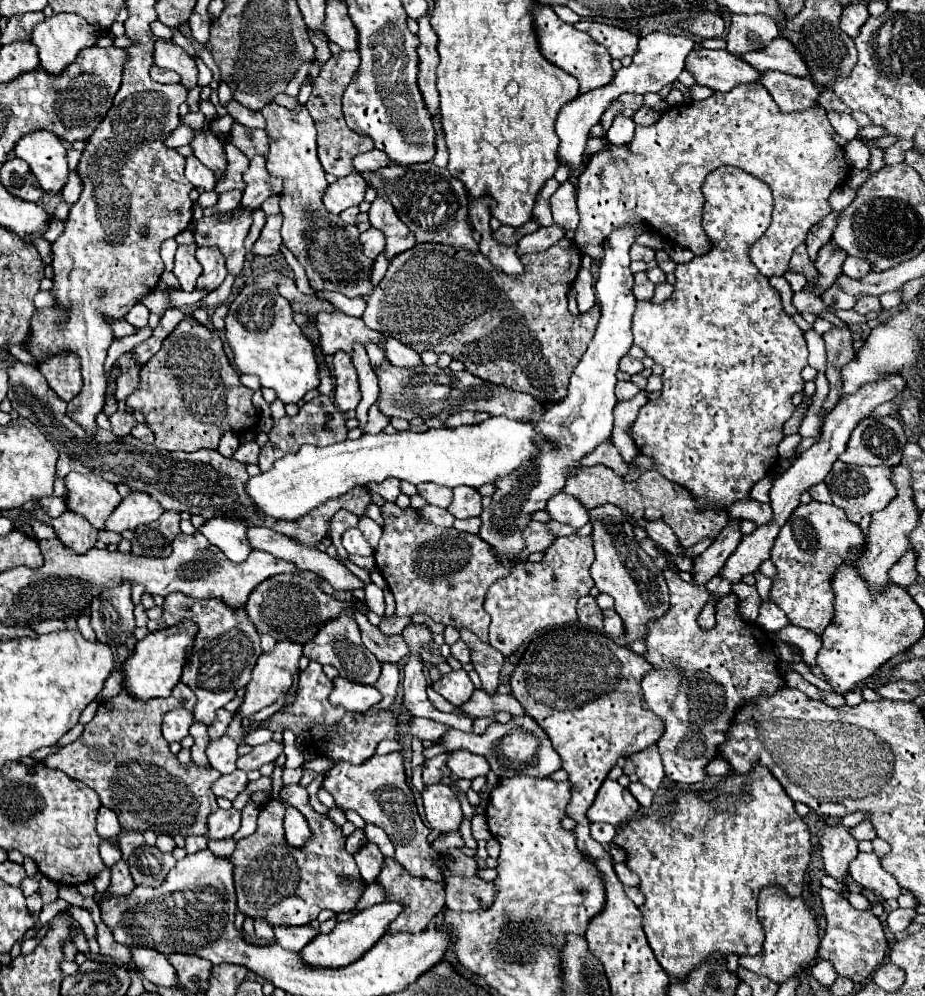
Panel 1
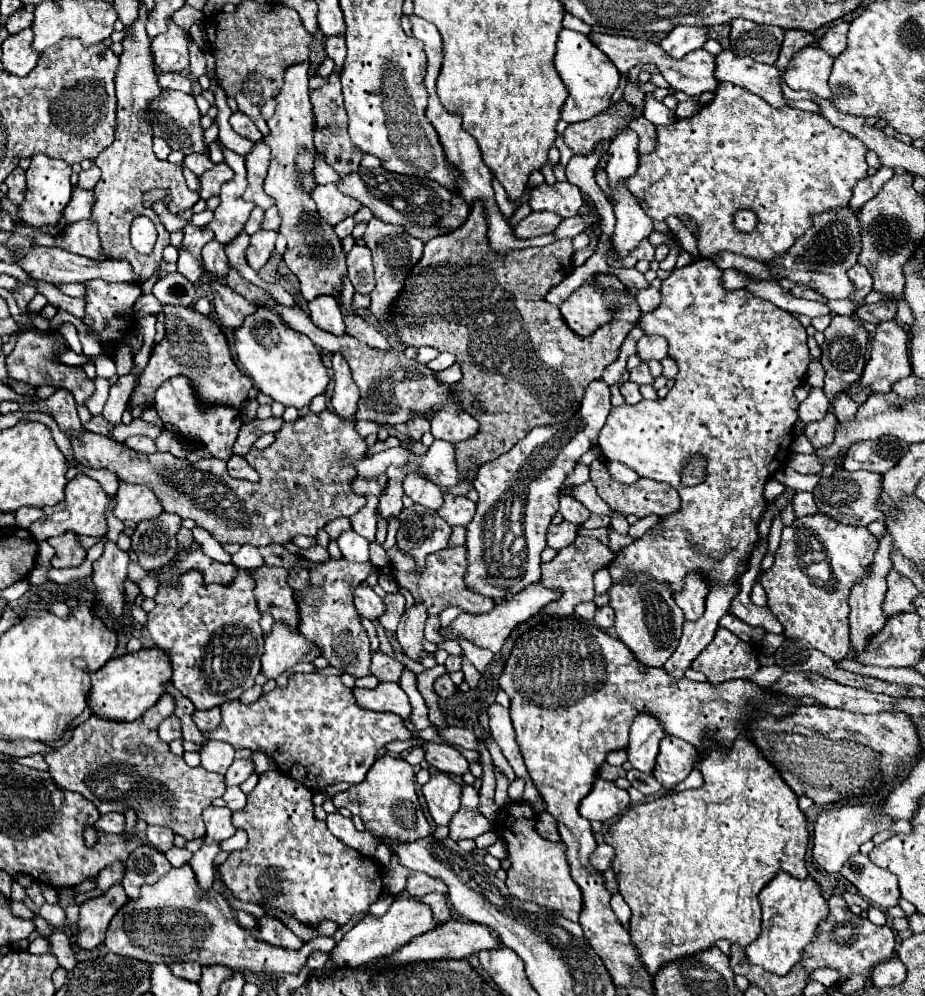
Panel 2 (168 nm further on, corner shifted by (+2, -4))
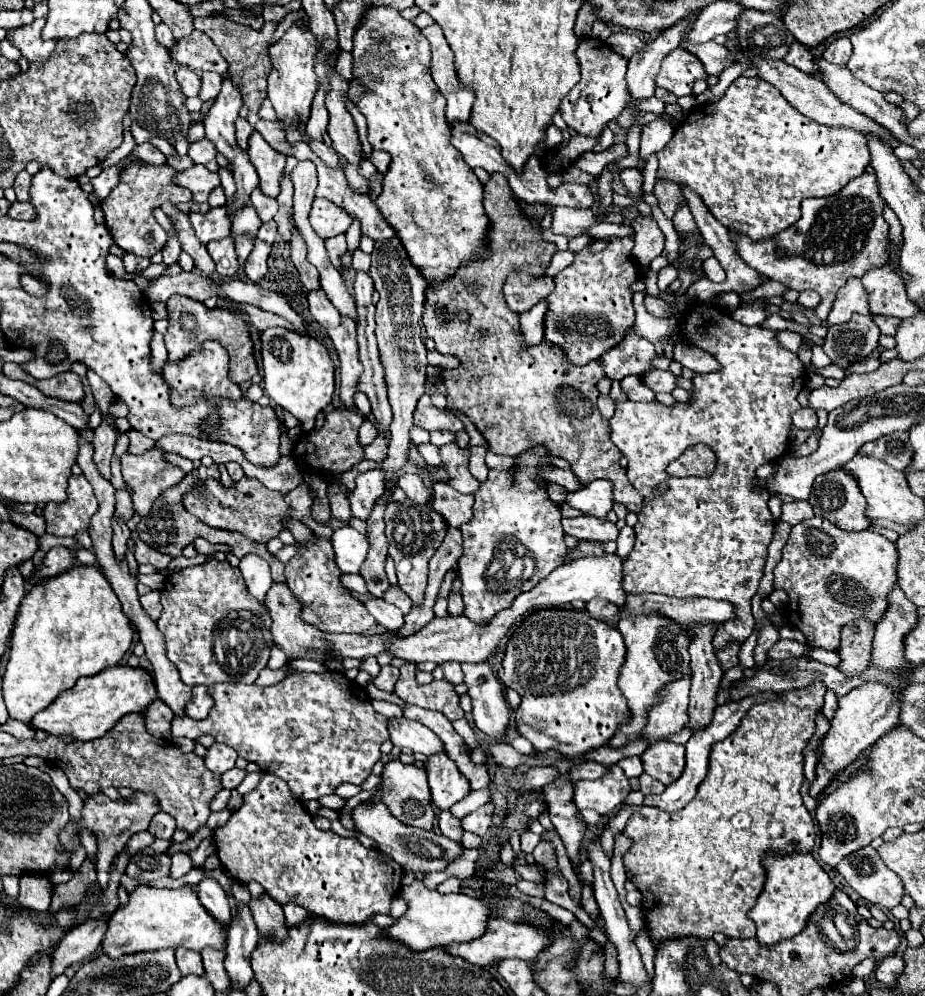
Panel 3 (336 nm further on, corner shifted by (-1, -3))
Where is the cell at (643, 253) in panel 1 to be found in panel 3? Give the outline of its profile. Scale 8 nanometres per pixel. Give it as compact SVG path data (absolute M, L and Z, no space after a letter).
M641 213L637 215L635 223L635 247L633 247L633 257L641 267L649 267L649 263L663 253L663 243L665 235L657 227L657 221L653 217L643 217Z

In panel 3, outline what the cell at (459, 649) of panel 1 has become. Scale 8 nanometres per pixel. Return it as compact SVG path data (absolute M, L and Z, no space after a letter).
M449 661L447 665L441 665L441 667L443 667L443 675L445 675L445 679L447 679L451 685L459 685L459 683L463 683L463 671L461 671L461 663Z

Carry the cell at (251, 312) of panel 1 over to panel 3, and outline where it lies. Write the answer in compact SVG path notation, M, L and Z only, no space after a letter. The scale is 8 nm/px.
M267 329L261 335L263 343L263 389L285 411L303 423L303 431L315 427L317 415L333 401L335 395L335 365L327 349L309 335L289 329Z

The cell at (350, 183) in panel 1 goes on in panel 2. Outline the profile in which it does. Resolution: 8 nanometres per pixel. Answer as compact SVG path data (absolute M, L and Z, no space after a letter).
M336 184L316 186L312 190L312 198L316 202L316 208L322 218L326 218L330 224L338 224L346 216L354 216L360 210L360 202L342 194Z

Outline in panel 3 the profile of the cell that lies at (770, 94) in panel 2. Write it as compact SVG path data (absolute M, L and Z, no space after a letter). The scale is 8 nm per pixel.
M715 41L691 43L685 49L689 49L689 53L693 53L703 63L707 75L719 75L723 69L733 65L729 51L723 45L717 45Z

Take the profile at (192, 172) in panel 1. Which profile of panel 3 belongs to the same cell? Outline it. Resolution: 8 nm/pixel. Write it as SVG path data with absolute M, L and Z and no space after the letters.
M201 139L201 141L193 143L193 145L189 147L187 155L193 159L193 163L205 165L209 171L219 171L219 165L217 165L217 161L215 161L217 149L215 149L215 145L213 145L209 139Z

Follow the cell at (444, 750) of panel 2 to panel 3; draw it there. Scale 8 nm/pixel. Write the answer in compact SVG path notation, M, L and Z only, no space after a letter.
M399 717L399 719L389 719L387 727L389 727L389 733L391 733L391 743L395 747L409 749L409 751L421 753L425 757L429 757L431 753L443 751L439 737L431 729L421 725L419 721Z

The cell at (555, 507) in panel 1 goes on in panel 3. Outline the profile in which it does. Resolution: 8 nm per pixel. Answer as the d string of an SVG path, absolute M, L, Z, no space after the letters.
M607 479L593 481L575 493L567 493L567 503L585 515L605 517L613 507L613 485Z

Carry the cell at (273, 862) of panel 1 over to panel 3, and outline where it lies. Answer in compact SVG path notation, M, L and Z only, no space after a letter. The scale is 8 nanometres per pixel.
M263 773L259 785L251 793L243 795L243 807L239 811L233 811L229 821L213 831L213 839L217 855L231 877L239 879L241 883L249 883L253 879L261 883L261 887L277 903L297 903L305 907L309 913L335 923L359 925L369 921L369 917L377 913L389 915L391 899L401 889L401 865L391 861L391 857L379 853L377 848L363 847L359 841L355 841L355 837L343 839L333 831L317 829L313 825L313 817L307 813L307 809L303 809L303 803L287 789L287 783L271 773Z

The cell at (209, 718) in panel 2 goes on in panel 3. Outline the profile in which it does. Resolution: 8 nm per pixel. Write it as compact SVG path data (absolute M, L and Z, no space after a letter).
M195 685L191 701L185 705L187 715L193 717L193 719L205 719L209 715L211 707L213 707L213 703L211 703L211 697L207 695L207 687Z

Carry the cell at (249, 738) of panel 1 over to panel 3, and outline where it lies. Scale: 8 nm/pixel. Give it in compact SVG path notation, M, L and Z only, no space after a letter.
M213 743L209 749L207 749L207 755L205 755L205 765L207 769L211 769L213 773L225 773L229 769L235 767L235 759L237 759L237 753L235 749L223 745L223 743Z

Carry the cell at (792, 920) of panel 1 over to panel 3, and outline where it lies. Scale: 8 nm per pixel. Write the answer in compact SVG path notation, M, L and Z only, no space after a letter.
M767 853L763 857L765 867L765 885L763 891L755 903L755 907L747 913L755 925L757 925L757 939L763 945L775 945L783 939L791 939L807 923L807 917L835 891L835 885L829 877L829 873L813 859L811 853L793 853L793 855L777 855Z

